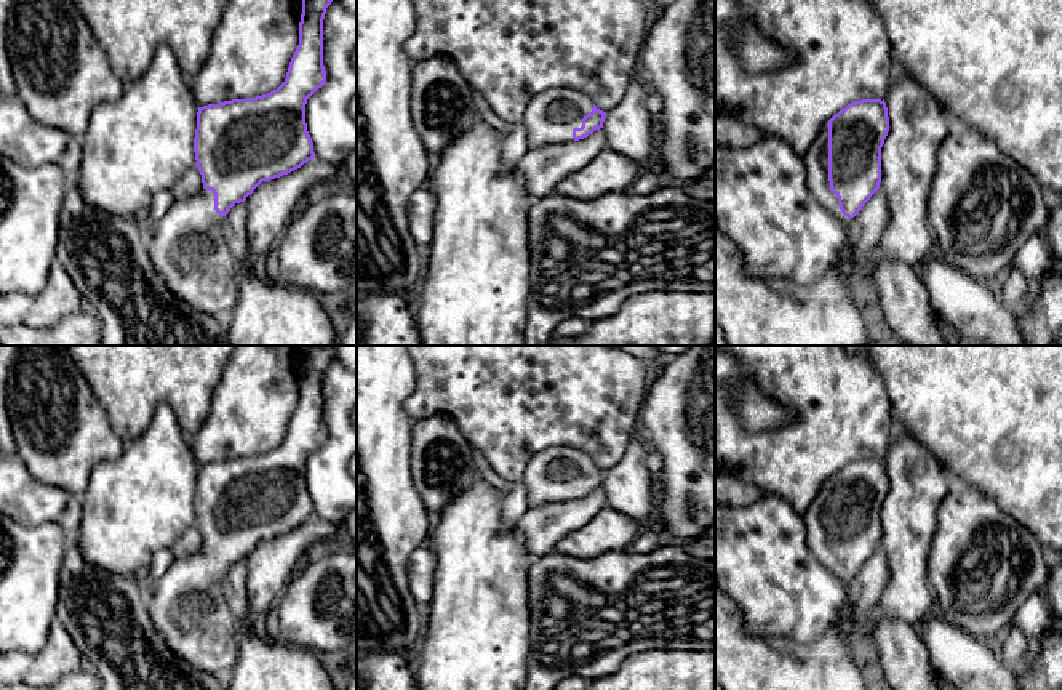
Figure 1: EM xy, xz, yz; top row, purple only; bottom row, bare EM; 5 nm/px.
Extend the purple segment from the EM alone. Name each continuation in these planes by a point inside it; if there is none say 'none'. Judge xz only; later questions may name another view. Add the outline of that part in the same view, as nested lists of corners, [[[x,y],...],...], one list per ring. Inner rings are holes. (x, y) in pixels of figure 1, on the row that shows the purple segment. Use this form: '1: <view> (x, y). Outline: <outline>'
1: xz (550, 116). Outline: [[[552,88],[536,94],[521,120],[528,149],[573,141],[573,130],[582,126],[582,118],[592,107],[592,98],[573,88]]]

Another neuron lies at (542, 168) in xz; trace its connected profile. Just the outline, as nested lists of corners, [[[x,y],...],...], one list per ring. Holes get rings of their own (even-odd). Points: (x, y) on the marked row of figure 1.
[[[603,128],[584,139],[528,149],[517,165],[529,197],[541,199],[555,192],[571,173],[587,166],[606,149]]]

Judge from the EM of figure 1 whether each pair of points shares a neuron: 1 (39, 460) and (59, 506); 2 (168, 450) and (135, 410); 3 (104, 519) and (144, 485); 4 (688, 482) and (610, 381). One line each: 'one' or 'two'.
1: two
2: two
3: one
4: two

